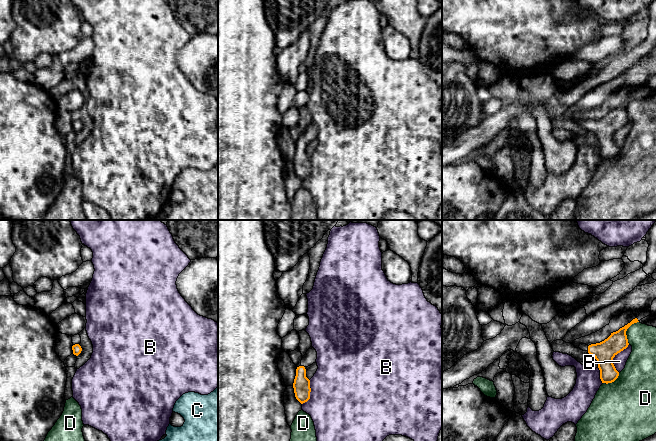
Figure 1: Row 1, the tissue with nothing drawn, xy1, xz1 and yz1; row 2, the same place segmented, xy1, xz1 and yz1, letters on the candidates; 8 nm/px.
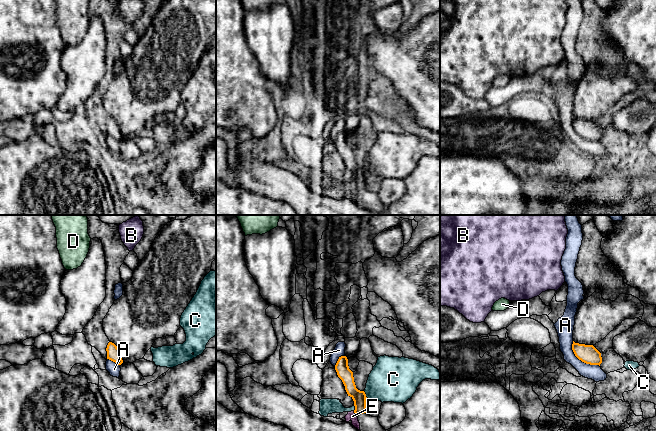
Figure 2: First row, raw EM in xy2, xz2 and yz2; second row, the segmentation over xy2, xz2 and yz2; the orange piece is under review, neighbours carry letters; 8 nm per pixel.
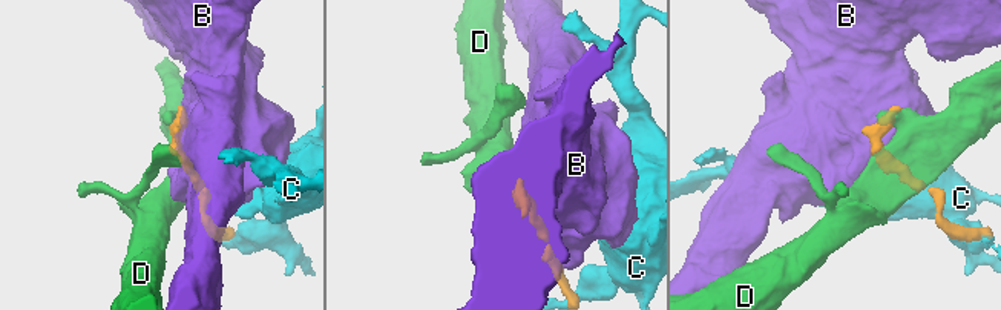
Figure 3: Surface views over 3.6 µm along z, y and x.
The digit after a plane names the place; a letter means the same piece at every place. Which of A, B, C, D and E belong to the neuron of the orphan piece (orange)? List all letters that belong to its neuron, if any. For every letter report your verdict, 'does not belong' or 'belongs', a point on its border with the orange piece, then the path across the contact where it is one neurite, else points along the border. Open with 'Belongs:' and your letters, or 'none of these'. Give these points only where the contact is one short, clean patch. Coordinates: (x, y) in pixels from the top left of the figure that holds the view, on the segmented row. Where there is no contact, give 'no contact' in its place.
Belongs: none of these
A: does not belong; contact yz2 (580, 359); border yz2 (572, 341), (572, 351), (579, 359), (599, 366)
B: does not belong; contact yz1 (614, 356)
C: does not belong; contact xz2 (365, 394); border xz2 (363, 391), (367, 397)
D: does not belong; contact yz1 (626, 330)
E: does not belong; contact xz2 (355, 413); border xz2 (353, 411), (357, 414)

